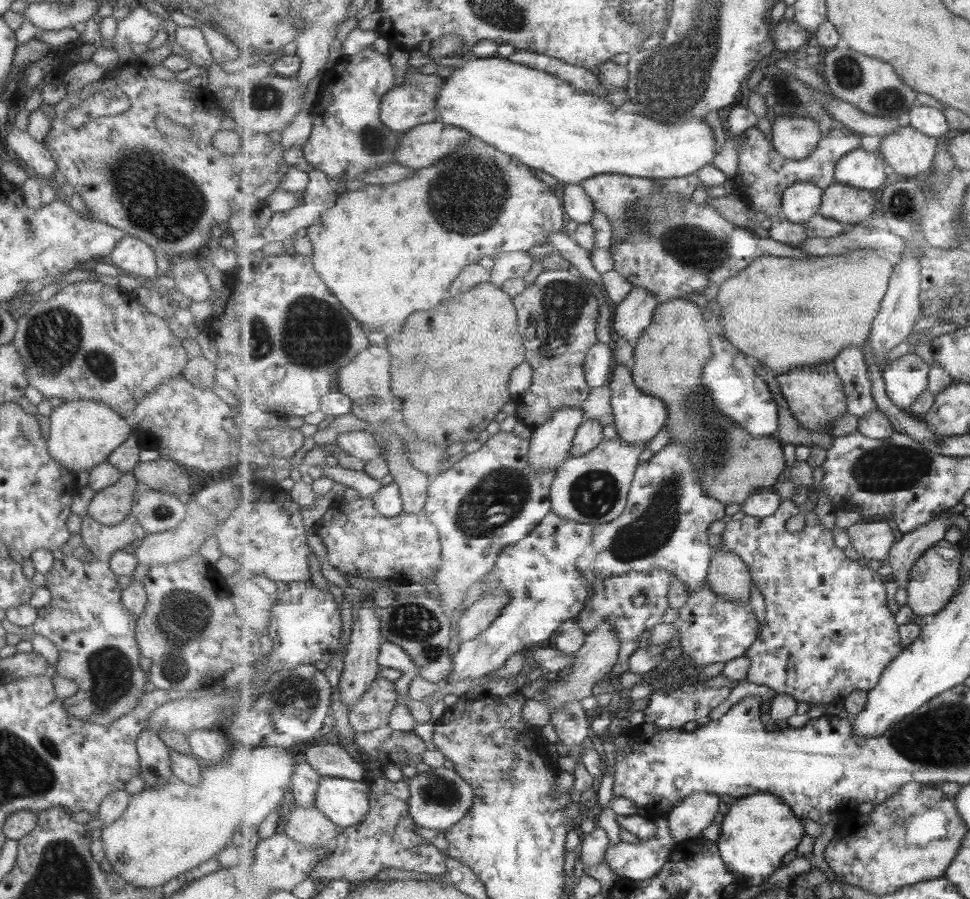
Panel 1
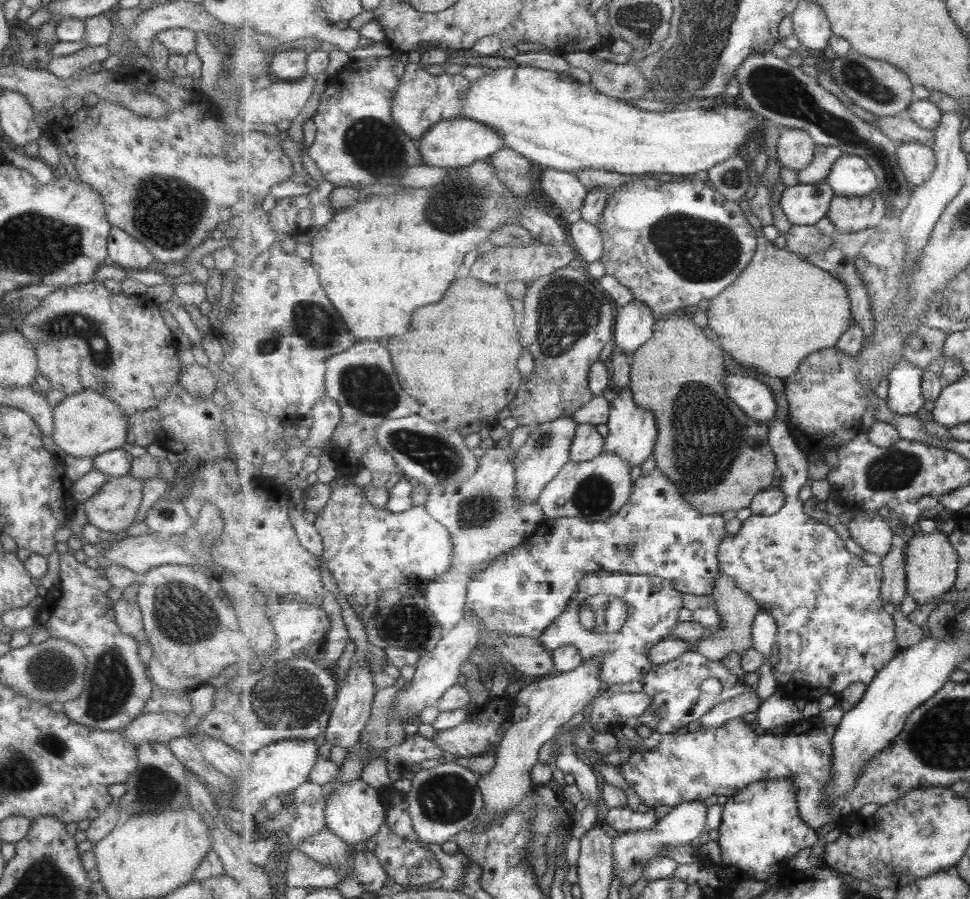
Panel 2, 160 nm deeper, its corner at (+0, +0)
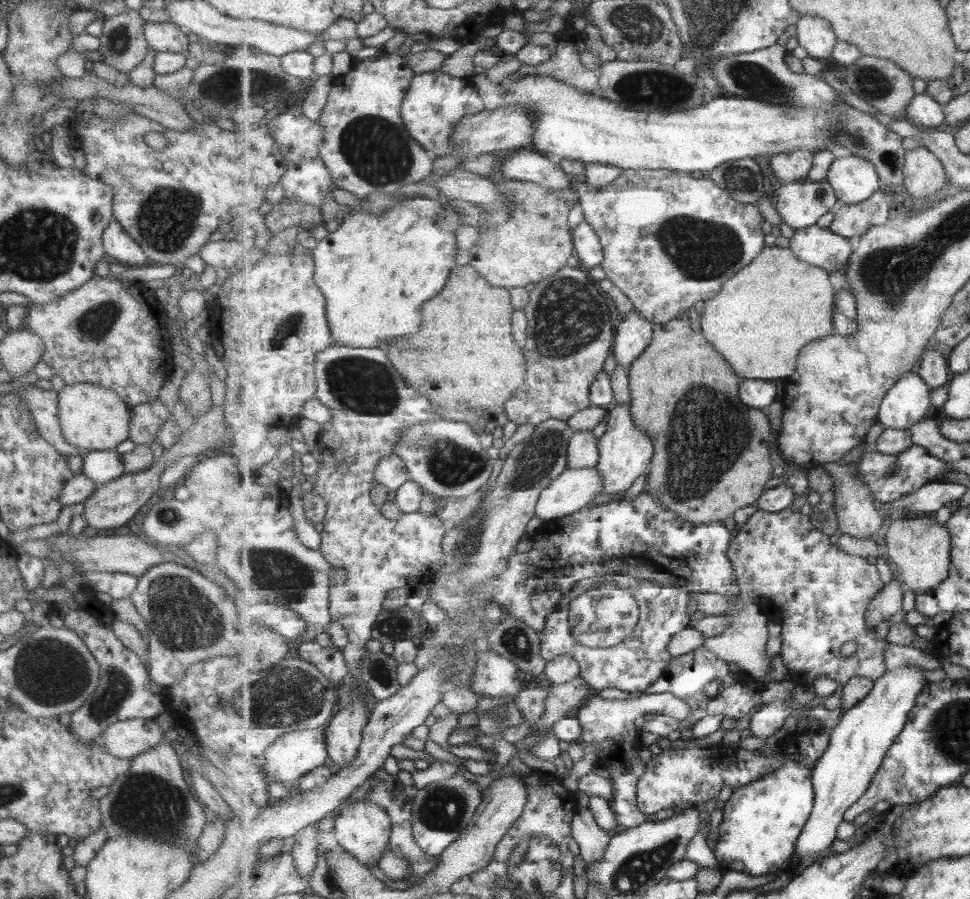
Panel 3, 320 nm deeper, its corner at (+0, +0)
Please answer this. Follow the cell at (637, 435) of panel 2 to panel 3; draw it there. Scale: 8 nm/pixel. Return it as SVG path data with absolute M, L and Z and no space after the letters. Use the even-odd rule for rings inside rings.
M614 404L608 414L607 428L599 439L600 462L599 473L603 475L605 494L621 494L634 485L637 479L647 475L655 454L656 447L653 440L641 428L637 427L633 419L632 407L629 404Z

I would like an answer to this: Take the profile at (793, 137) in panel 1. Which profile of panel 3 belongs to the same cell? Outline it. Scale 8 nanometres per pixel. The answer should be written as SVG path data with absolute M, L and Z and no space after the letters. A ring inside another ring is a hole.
M810 150L779 153L772 155L770 159L772 172L780 181L781 186L807 180L814 165L813 152Z

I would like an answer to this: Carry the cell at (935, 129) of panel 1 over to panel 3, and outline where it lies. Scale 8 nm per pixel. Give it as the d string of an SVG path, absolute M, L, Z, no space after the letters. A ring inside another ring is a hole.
M929 93L916 94L906 110L911 122L918 126L939 126L946 122L944 105L937 102Z

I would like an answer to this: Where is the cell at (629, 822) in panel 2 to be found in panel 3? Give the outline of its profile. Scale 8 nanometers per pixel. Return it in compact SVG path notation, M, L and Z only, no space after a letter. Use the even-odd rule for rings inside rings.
M599 693L585 700L579 710L575 710L574 716L580 720L583 727L581 738L572 744L568 750L573 762L585 758L586 748L596 748L597 765L607 769L608 778L613 781L613 798L610 805L613 807L617 820L622 828L632 829L653 820L669 820L675 812L672 810L661 811L658 814L647 815L638 806L638 782L647 772L648 763L641 760L642 745L639 742L639 730L636 727L636 718L649 713L659 713L687 720L694 717L694 712L689 703L673 693L645 694L639 698L627 700L613 700L603 698Z

